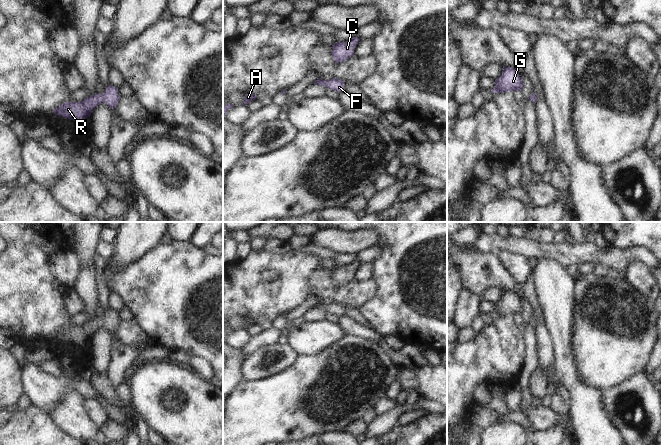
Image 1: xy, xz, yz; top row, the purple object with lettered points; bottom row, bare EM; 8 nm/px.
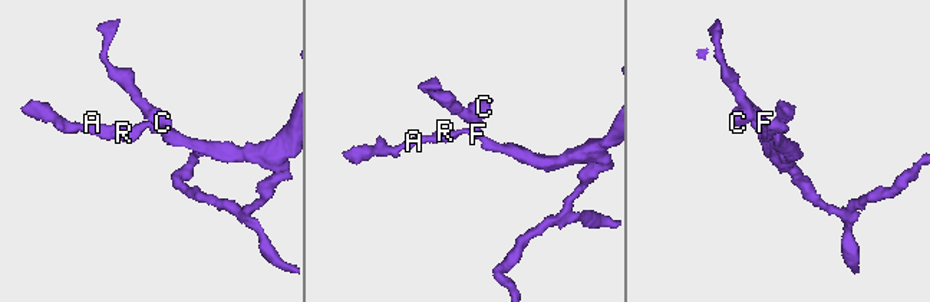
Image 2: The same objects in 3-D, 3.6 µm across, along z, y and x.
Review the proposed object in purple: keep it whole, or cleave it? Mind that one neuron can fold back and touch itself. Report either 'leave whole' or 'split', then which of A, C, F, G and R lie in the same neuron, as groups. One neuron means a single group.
leave whole; A C F G R

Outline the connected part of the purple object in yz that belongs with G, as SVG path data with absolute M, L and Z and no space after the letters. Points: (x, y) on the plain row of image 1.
M503 290L501 300L495 304L493 317L505 317L508 315L522 315L523 307L519 297L513 291Z

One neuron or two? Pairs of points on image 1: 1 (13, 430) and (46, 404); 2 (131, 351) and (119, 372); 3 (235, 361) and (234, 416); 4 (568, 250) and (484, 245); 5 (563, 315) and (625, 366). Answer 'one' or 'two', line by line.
1: two
2: one
3: two
4: one
5: two

